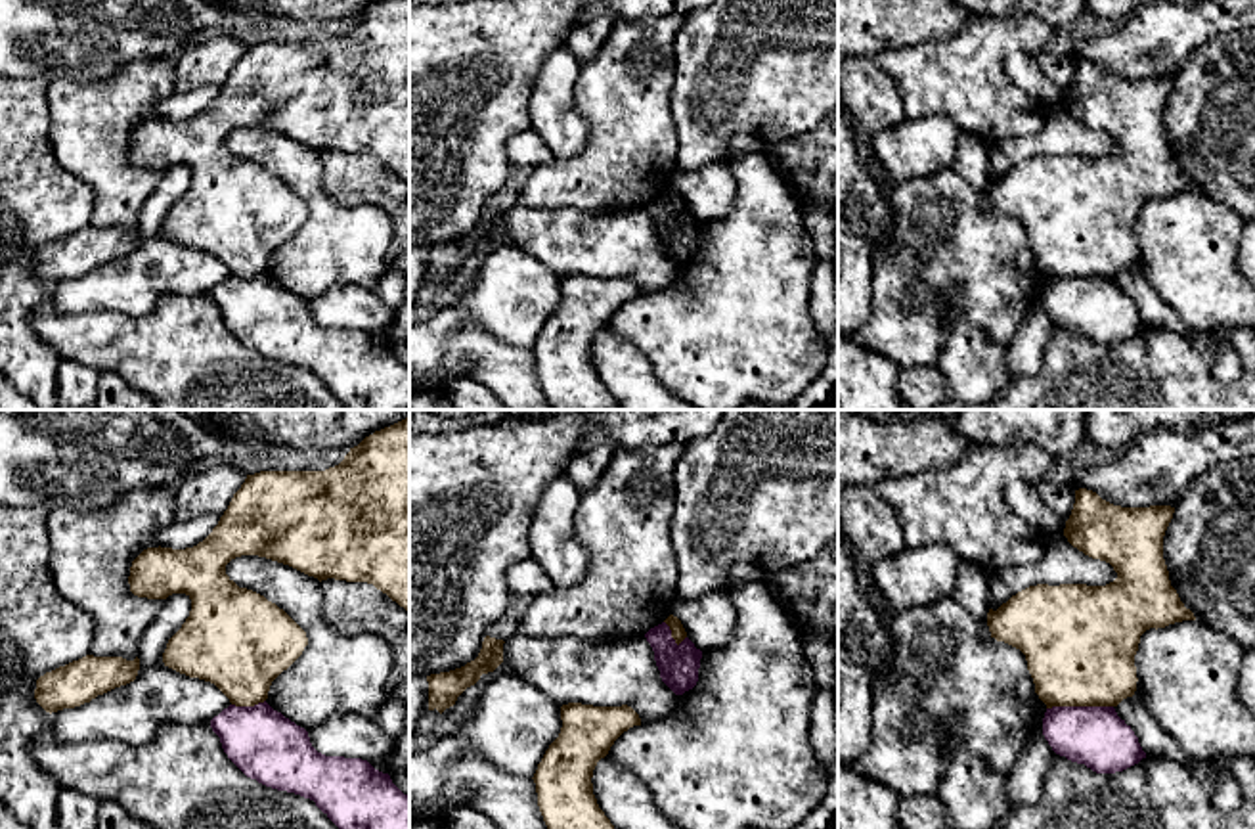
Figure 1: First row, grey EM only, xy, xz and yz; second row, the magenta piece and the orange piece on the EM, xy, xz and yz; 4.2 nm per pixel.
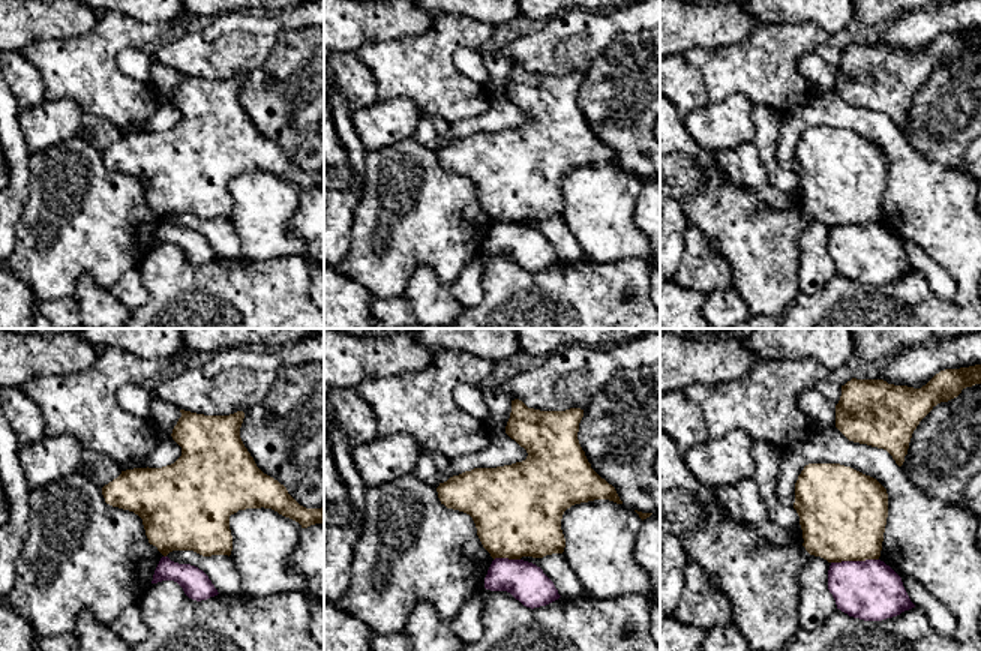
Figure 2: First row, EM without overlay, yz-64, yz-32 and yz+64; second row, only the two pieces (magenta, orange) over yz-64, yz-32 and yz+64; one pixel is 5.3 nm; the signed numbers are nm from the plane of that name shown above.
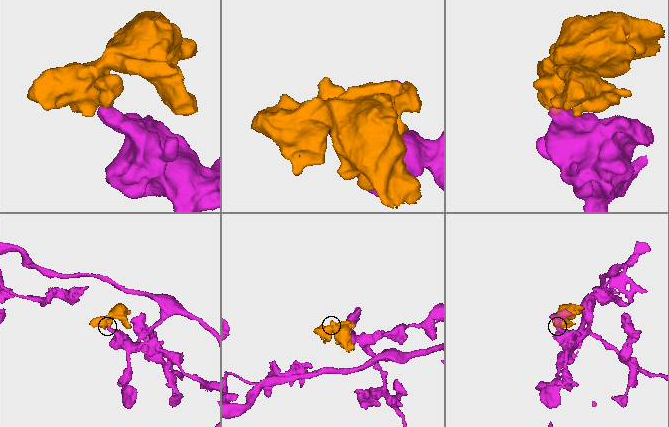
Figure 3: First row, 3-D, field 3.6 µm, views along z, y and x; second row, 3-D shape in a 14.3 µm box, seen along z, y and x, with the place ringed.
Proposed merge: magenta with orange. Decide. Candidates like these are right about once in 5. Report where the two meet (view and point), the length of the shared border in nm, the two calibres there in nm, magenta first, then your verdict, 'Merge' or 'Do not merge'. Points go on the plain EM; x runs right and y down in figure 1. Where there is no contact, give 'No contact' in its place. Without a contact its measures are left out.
Touches magenta at yz (1079, 278). Shared border 280 nm. Thickness 260 nm (magenta) against 460 nm. Do not merge

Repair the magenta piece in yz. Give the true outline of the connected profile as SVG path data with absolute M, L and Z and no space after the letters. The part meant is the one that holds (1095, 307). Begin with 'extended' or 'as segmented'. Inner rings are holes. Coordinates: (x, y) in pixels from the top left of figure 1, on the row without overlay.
as segmented; M1113 278L1046 280L1043 306L1056 325L1096 345L1123 343L1146 329L1138 308Z

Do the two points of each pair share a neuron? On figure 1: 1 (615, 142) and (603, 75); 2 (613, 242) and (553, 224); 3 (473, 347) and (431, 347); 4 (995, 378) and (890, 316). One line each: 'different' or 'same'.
1: same
2: same
3: different
4: different

